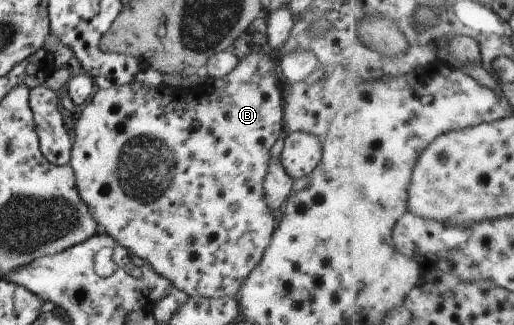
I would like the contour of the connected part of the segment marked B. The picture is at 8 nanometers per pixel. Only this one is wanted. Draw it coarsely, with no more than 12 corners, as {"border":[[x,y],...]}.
{"border":[[258,47],[97,90],[69,164],[99,233],[188,297],[268,247]]}

